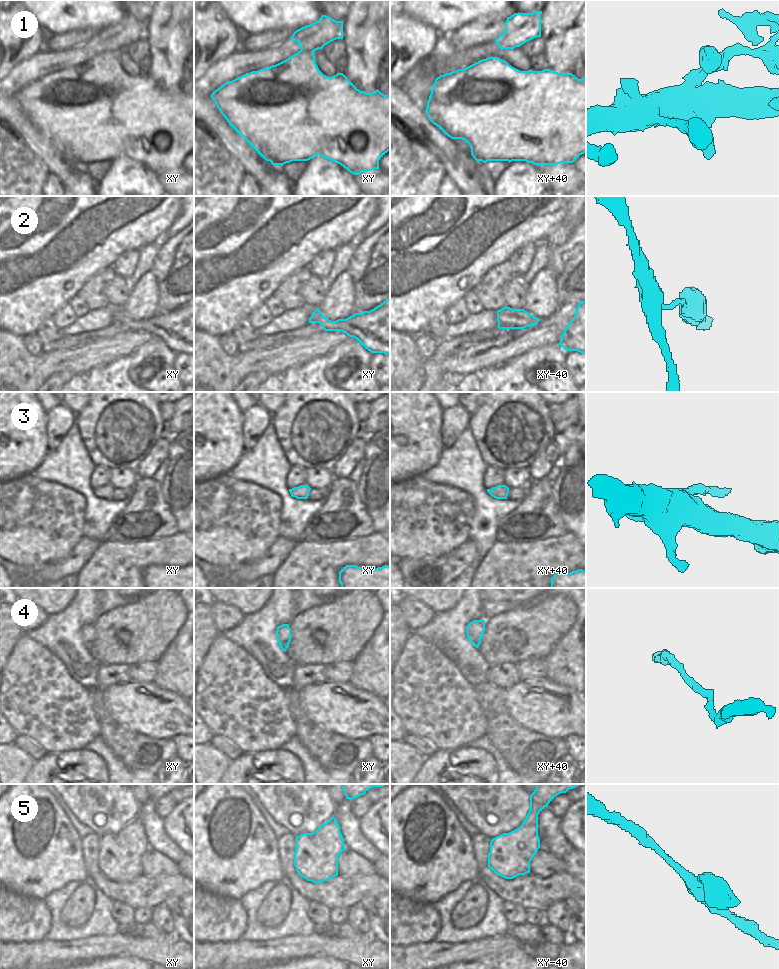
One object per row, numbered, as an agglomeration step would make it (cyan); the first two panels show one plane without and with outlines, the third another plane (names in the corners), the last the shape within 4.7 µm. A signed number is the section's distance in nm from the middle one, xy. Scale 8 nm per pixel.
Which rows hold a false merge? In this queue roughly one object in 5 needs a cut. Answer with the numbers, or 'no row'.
1, 3

